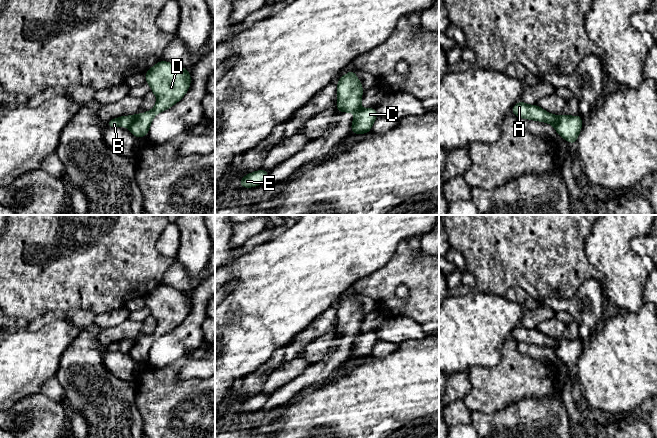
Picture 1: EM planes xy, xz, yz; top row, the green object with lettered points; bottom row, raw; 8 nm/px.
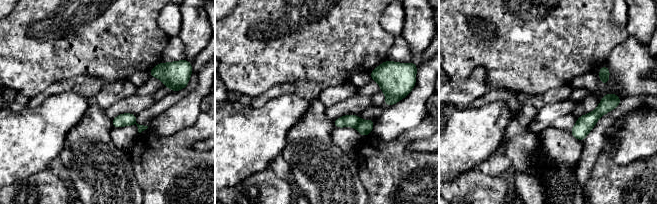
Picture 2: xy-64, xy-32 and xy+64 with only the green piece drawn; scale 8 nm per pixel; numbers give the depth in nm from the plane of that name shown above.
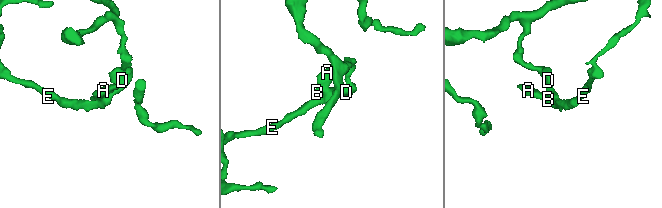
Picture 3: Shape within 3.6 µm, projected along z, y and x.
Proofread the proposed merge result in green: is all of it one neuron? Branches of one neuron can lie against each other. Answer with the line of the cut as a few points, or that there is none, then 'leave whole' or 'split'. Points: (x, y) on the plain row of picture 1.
cut xy (132, 340), (132, 346), (128, 351); split

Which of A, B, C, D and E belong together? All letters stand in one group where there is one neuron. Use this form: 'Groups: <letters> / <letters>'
Groups: A B / C D E

